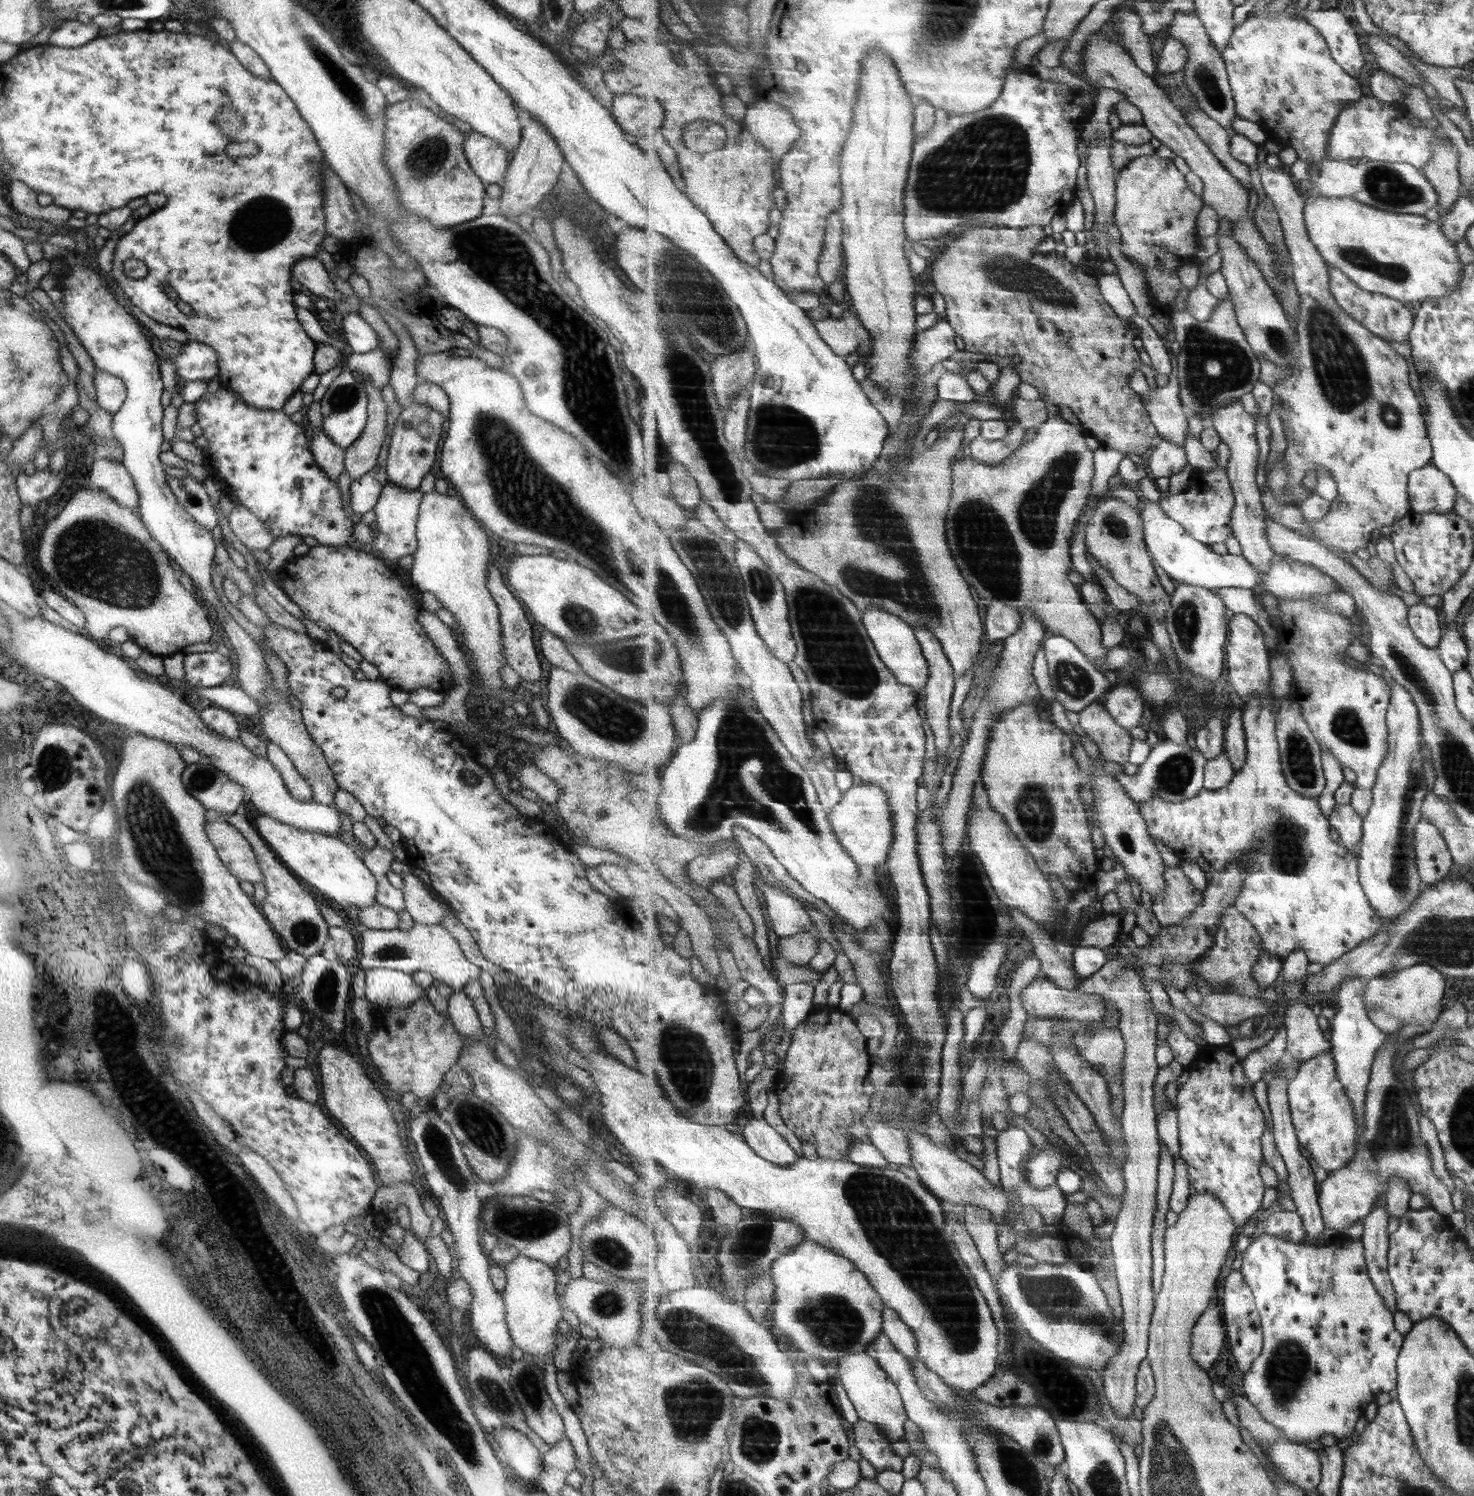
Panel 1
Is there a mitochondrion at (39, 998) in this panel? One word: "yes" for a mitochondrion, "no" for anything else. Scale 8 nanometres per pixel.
no

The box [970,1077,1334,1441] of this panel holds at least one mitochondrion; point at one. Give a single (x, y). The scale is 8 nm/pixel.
(1058, 1300)

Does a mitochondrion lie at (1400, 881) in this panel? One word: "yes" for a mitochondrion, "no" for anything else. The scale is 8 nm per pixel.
yes

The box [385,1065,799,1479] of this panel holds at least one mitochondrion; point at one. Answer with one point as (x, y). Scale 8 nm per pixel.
(684, 1329)

